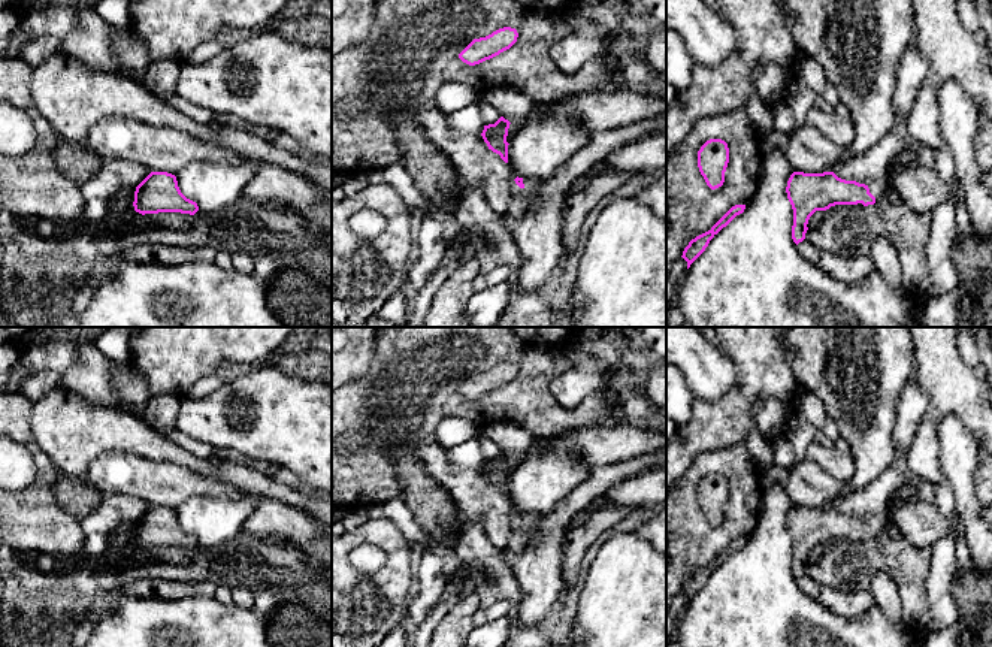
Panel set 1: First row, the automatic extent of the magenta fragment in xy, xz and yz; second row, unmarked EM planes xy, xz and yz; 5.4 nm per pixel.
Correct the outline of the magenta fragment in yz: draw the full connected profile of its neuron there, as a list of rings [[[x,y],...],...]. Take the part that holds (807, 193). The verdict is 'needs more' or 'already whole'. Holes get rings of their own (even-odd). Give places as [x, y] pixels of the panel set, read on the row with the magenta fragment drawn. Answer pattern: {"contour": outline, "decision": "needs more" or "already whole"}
{"contour": [[[793,172],[786,193],[793,209],[792,239],[798,245],[805,239],[808,220],[816,211],[835,205],[874,205],[883,194],[890,193],[890,185],[887,176],[865,185],[841,179],[834,172]]], "decision": "needs more"}

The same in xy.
{"contour": [[[151,172],[136,187],[133,206],[142,215],[158,212],[194,215],[199,211],[197,203],[181,193],[176,176],[167,172]]], "decision": "already whole"}

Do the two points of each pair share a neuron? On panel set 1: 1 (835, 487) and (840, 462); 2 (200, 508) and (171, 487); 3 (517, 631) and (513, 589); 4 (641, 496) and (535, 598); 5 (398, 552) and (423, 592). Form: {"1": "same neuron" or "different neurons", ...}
{"1": "different neurons", "2": "different neurons", "3": "same neuron", "4": "different neurons", "5": "different neurons"}

